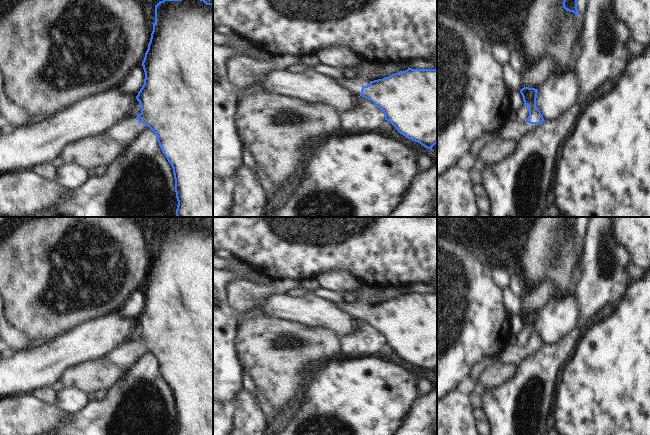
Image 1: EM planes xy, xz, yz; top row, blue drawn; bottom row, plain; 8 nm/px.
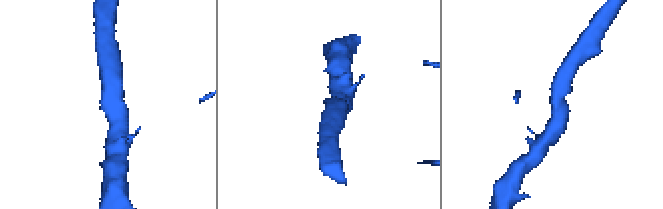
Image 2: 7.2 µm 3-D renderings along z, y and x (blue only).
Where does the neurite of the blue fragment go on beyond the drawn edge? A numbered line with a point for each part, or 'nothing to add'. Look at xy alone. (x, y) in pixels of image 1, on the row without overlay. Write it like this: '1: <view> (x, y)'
1: xy (124, 355).

